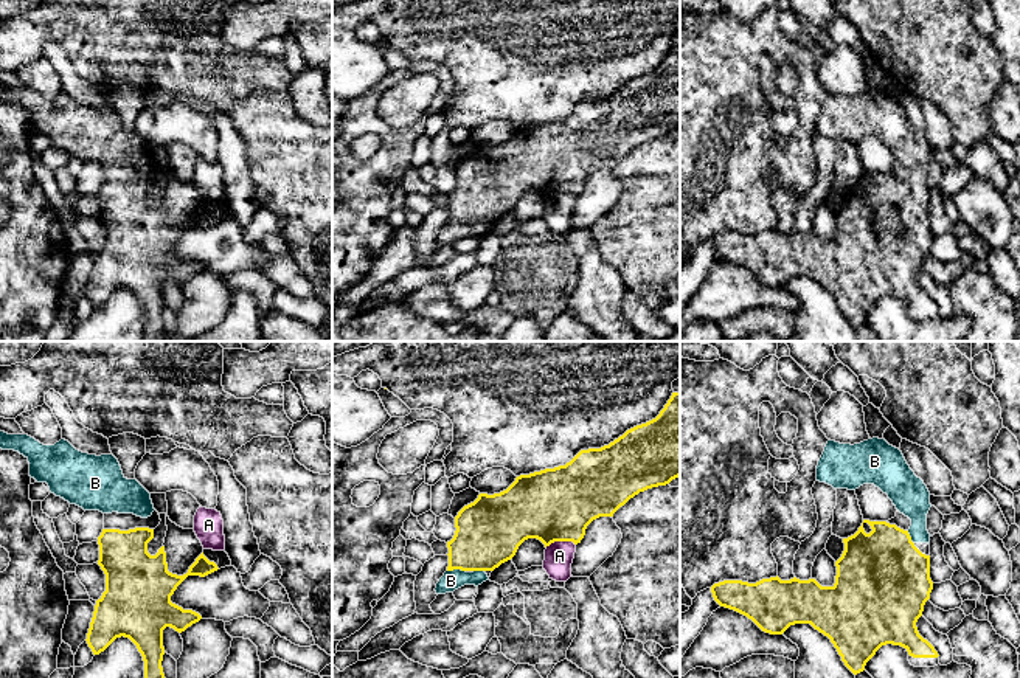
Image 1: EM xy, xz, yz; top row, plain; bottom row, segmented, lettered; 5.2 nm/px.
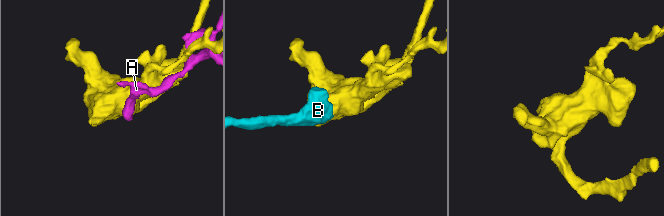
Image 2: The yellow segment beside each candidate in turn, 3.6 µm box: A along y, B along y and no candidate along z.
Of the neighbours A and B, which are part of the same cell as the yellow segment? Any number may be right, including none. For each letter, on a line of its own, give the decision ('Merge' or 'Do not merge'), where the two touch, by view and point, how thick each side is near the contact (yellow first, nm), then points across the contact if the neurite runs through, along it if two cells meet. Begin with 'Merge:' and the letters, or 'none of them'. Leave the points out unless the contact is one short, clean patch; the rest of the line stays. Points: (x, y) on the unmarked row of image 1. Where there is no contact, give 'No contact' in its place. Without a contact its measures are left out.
Merge: B
A: Do not merge. Touches yellow at xz (559, 193). Thickness 380 nm (yellow) against 150 nm
B: Merge. Touches yellow at xz (455, 221). Thickness 340 nm (yellow) against 100 nm. Path across: xz (488, 185), (455, 221), (455, 228), (451, 233)

